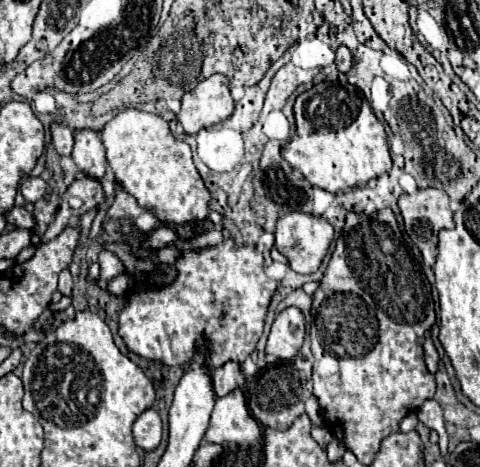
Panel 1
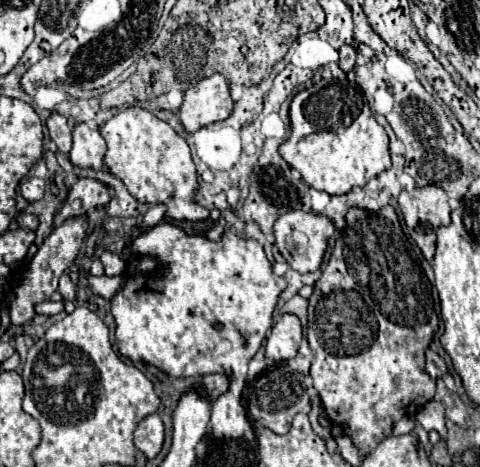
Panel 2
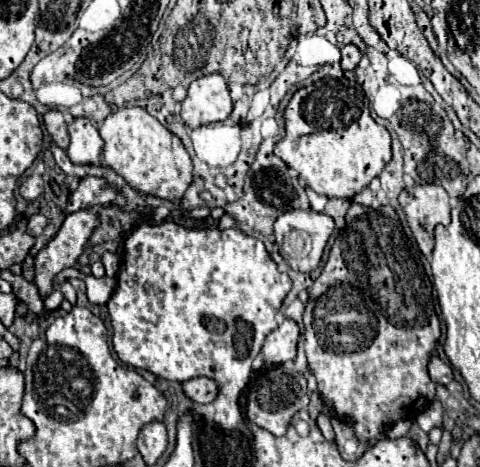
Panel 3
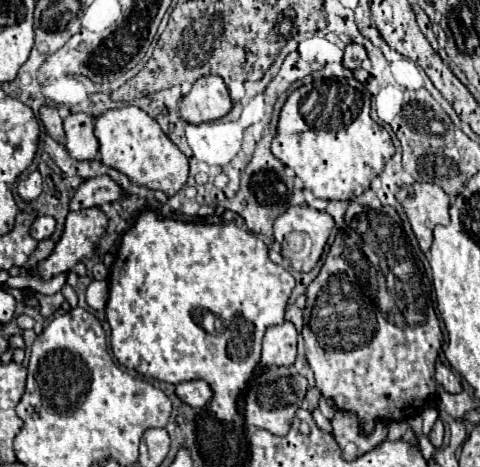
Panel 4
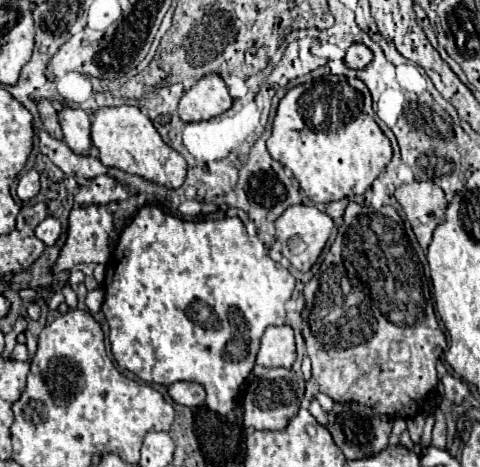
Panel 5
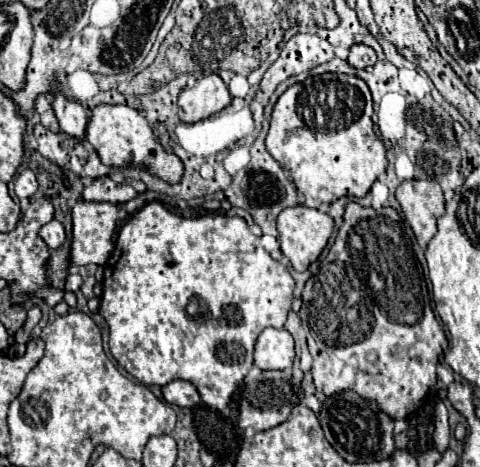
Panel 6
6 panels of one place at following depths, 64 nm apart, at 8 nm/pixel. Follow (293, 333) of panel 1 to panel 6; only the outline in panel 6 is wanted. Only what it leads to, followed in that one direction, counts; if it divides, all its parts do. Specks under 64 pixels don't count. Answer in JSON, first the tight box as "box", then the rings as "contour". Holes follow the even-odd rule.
{"box":[254,328,294,370],"contour":[[[266,328],[254,352],[254,364],[262,370],[288,370],[294,362],[294,340],[284,328]]]}

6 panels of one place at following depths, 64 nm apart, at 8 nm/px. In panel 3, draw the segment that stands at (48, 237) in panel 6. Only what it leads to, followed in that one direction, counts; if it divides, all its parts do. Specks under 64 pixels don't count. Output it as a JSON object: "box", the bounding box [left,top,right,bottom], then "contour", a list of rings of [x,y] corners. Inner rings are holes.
{"box":[26,214,48,236],"contour":[[[32,214],[32,216],[28,216],[26,232],[32,234],[32,236],[38,236],[38,234],[44,230],[46,224],[48,224],[48,218],[46,218],[46,216],[42,216],[42,214]]]}

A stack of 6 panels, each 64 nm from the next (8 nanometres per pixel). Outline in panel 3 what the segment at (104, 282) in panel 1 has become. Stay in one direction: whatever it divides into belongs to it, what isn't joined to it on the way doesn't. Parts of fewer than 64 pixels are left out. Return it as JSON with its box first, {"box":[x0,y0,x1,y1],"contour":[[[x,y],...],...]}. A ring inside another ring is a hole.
{"box":[102,252,120,276],"contour":[[[104,252],[102,254],[102,264],[106,268],[106,276],[116,276],[116,272],[120,268],[120,258],[114,252]]]}

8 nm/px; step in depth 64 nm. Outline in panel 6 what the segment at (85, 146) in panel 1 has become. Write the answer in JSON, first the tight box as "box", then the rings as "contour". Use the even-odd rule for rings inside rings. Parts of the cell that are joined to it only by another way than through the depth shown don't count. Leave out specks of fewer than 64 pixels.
{"box":[52,92,88,142],"contour":[[[54,92],[54,102],[52,102],[52,108],[56,112],[56,118],[60,122],[60,130],[80,142],[86,142],[84,140],[84,128],[88,124],[88,110],[78,104],[78,102],[72,102],[72,100],[66,100],[66,96]]]}

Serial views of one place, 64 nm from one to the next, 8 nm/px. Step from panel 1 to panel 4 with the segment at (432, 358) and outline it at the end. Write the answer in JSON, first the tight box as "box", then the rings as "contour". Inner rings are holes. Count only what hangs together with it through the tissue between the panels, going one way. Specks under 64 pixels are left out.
{"box":[434,362,462,394],"contour":[[[438,362],[436,368],[434,368],[434,380],[436,380],[438,384],[442,384],[444,390],[448,390],[448,392],[452,392],[452,394],[456,394],[456,392],[462,390],[460,380],[458,380],[458,378],[454,376],[454,372],[452,372],[446,364],[442,364],[442,362]]]}

